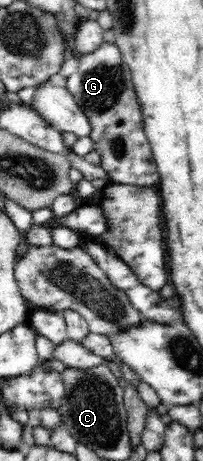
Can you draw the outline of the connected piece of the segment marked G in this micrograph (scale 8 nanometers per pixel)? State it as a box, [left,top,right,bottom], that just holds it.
[66,41,159,187]

